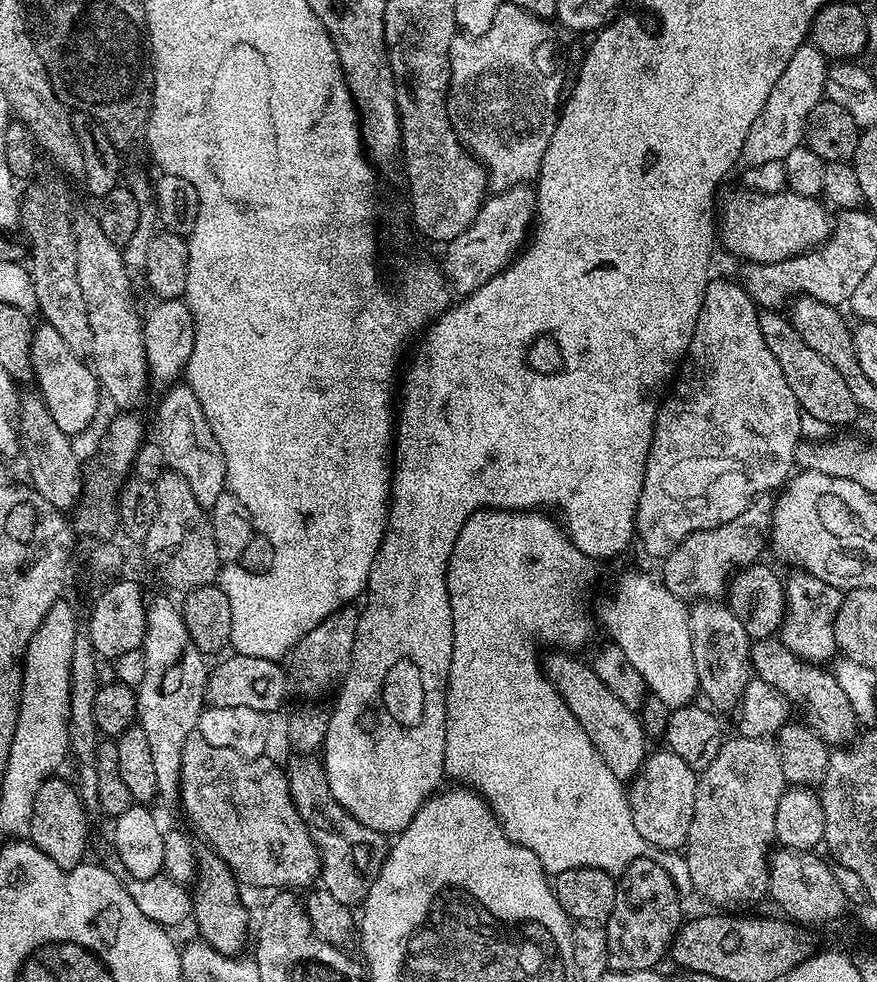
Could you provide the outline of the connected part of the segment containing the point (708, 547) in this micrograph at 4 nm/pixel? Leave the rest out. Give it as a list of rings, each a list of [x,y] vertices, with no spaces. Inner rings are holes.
[[[771,495],[757,496],[738,518],[687,536],[669,556],[663,557],[662,582],[666,590],[685,602],[715,601],[723,597],[733,573],[761,559],[760,551],[763,548],[765,551],[770,536],[773,503]]]

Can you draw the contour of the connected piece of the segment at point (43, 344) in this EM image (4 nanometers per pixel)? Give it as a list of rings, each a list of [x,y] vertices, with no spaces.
[[[43,322],[37,323],[32,330],[32,341],[29,352],[32,363],[34,384],[37,384],[38,395],[44,401],[46,410],[57,424],[62,434],[73,438],[79,437],[79,432],[84,432],[92,424],[96,411],[100,408],[102,401],[102,389],[96,381],[96,373],[70,346],[66,346],[65,340],[59,336],[54,326]]]

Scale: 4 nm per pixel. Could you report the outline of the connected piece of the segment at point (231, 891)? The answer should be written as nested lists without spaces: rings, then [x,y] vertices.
[[[205,850],[199,853],[195,875],[198,879],[195,881],[196,892],[192,896],[192,911],[194,913],[194,922],[196,920],[196,928],[203,941],[213,947],[214,950],[218,950],[222,954],[227,956],[234,956],[243,953],[245,950],[244,943],[249,943],[250,932],[248,936],[248,912],[240,905],[240,891],[242,891],[241,885],[238,883],[235,876],[232,875],[232,871],[228,868],[228,863],[224,861],[220,856],[217,856],[215,852],[211,850]]]

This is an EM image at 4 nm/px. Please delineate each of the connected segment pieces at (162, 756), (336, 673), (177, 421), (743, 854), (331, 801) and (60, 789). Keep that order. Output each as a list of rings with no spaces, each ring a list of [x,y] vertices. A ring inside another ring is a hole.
[[[164,596],[147,601],[148,621],[142,643],[142,667],[144,673],[136,693],[138,726],[146,733],[150,746],[156,780],[157,797],[175,805],[180,799],[180,775],[182,774],[182,746],[186,738],[196,731],[200,713],[206,707],[204,687],[208,681],[210,664],[205,653],[194,646],[186,630],[180,609]]]
[[[359,607],[339,608],[334,614],[330,614],[322,622],[318,622],[318,626],[314,626],[314,630],[307,632],[292,647],[286,671],[293,693],[296,691],[298,695],[304,696],[300,698],[320,698],[316,696],[324,696],[328,691],[331,693],[343,681],[344,674],[348,671],[348,663],[352,660],[359,617]]]
[[[187,382],[173,383],[165,392],[168,393],[156,408],[154,443],[162,446],[165,465],[186,478],[198,506],[210,510],[218,494],[226,491],[226,458],[222,458],[222,446],[218,446],[218,438],[214,438],[214,430],[210,430],[210,422],[206,422],[206,414],[202,414],[202,402],[198,402]]]
[[[737,735],[735,739],[725,739],[714,762],[710,762],[699,773],[694,818],[690,822],[686,845],[688,876],[697,894],[705,896],[712,904],[756,904],[768,896],[768,861],[776,840],[774,814],[778,814],[778,802],[786,790],[782,762],[773,741],[742,735]]]
[[[299,754],[291,757],[284,766],[285,776],[292,801],[320,855],[319,883],[324,883],[323,891],[338,898],[338,902],[349,906],[363,905],[374,878],[378,878],[388,857],[389,837],[370,830],[370,826],[362,826],[342,807],[338,798],[334,798],[326,770],[317,757]]]
[[[53,774],[38,786],[38,794],[34,794],[34,806],[30,814],[30,842],[50,862],[54,862],[62,869],[77,868],[85,859],[84,851],[88,848],[88,816],[85,806],[80,801],[75,787]]]

